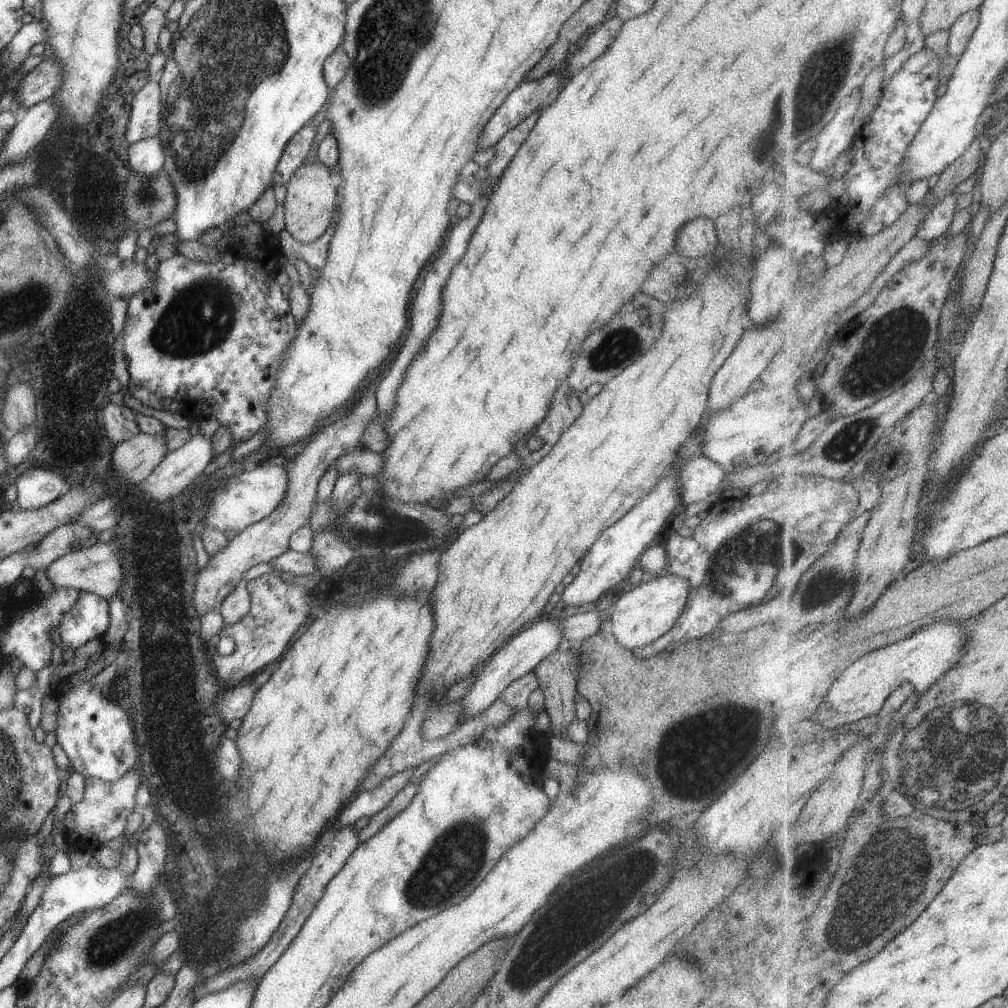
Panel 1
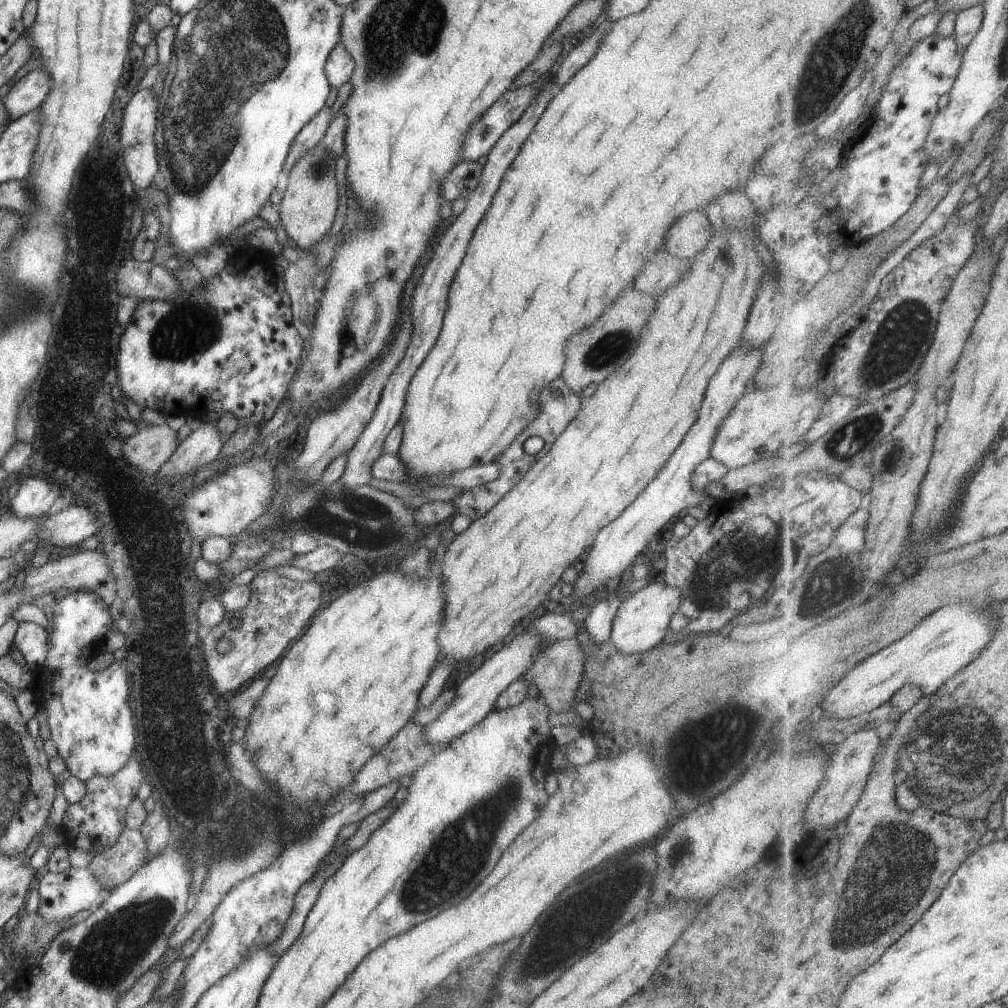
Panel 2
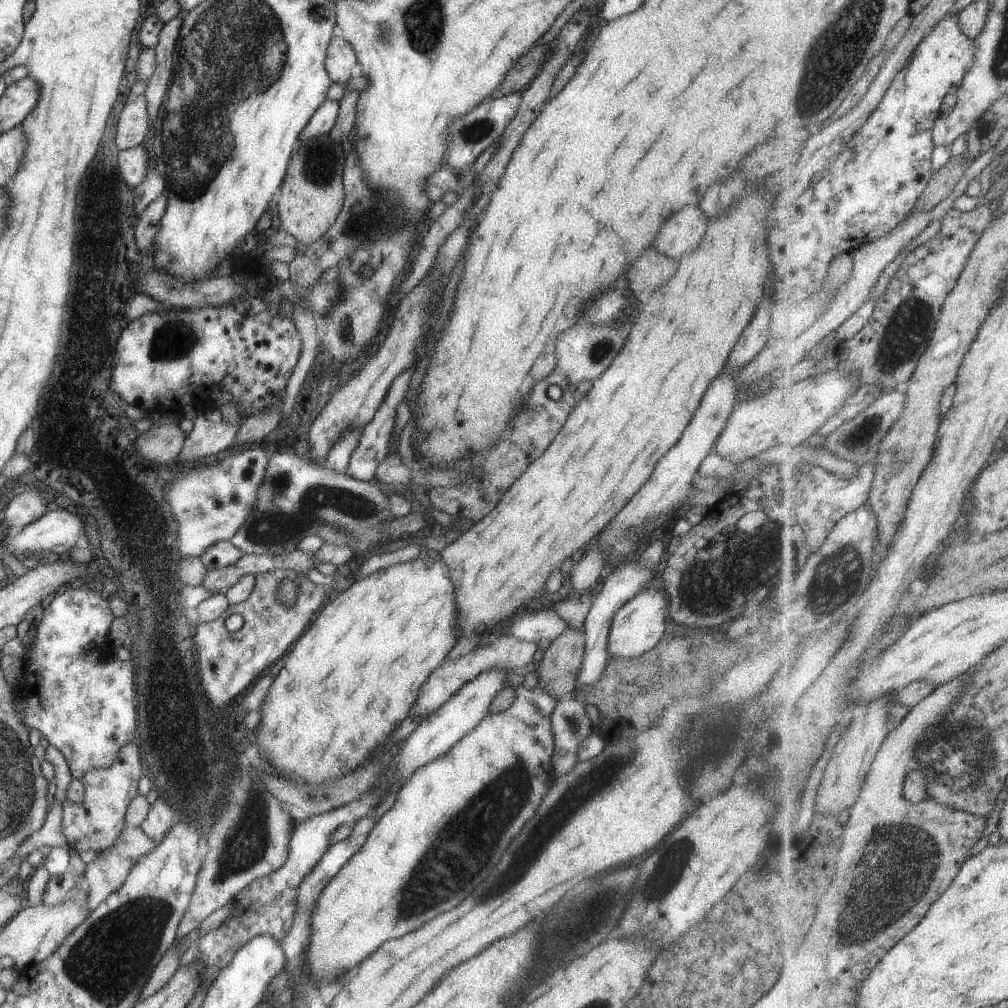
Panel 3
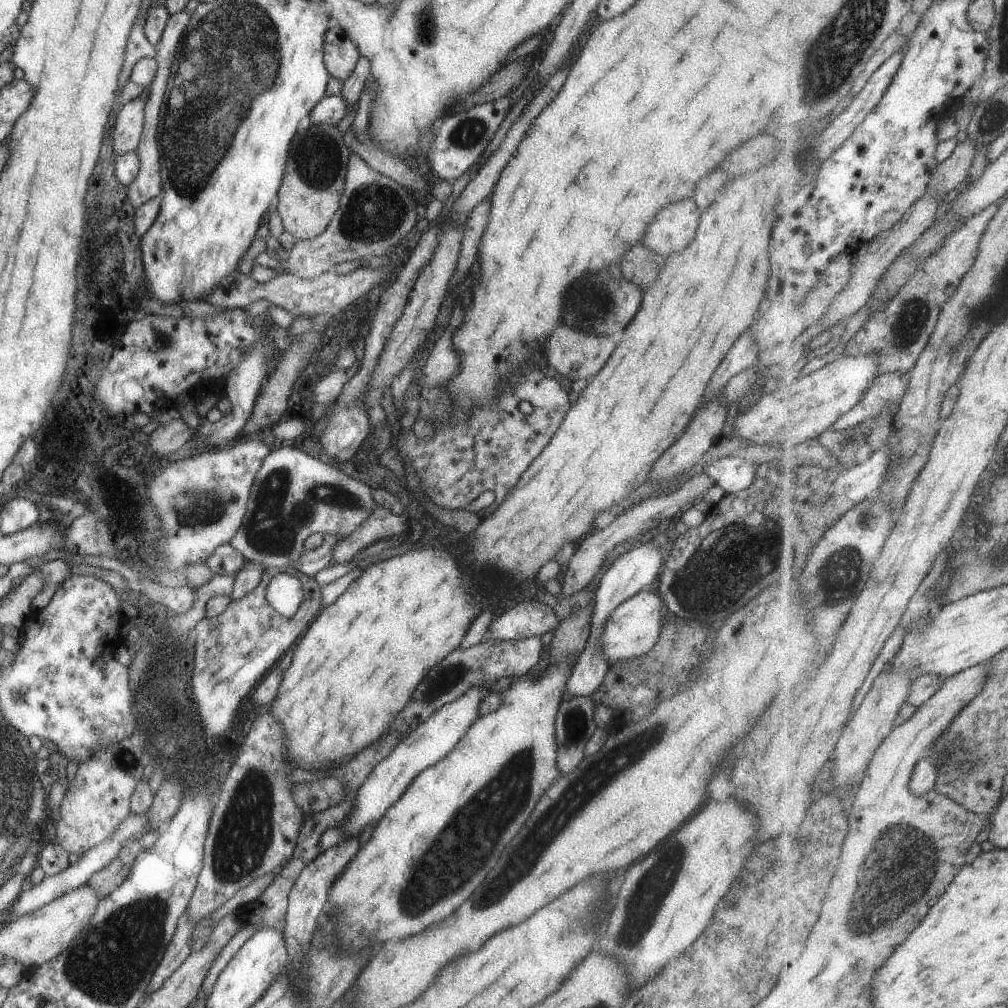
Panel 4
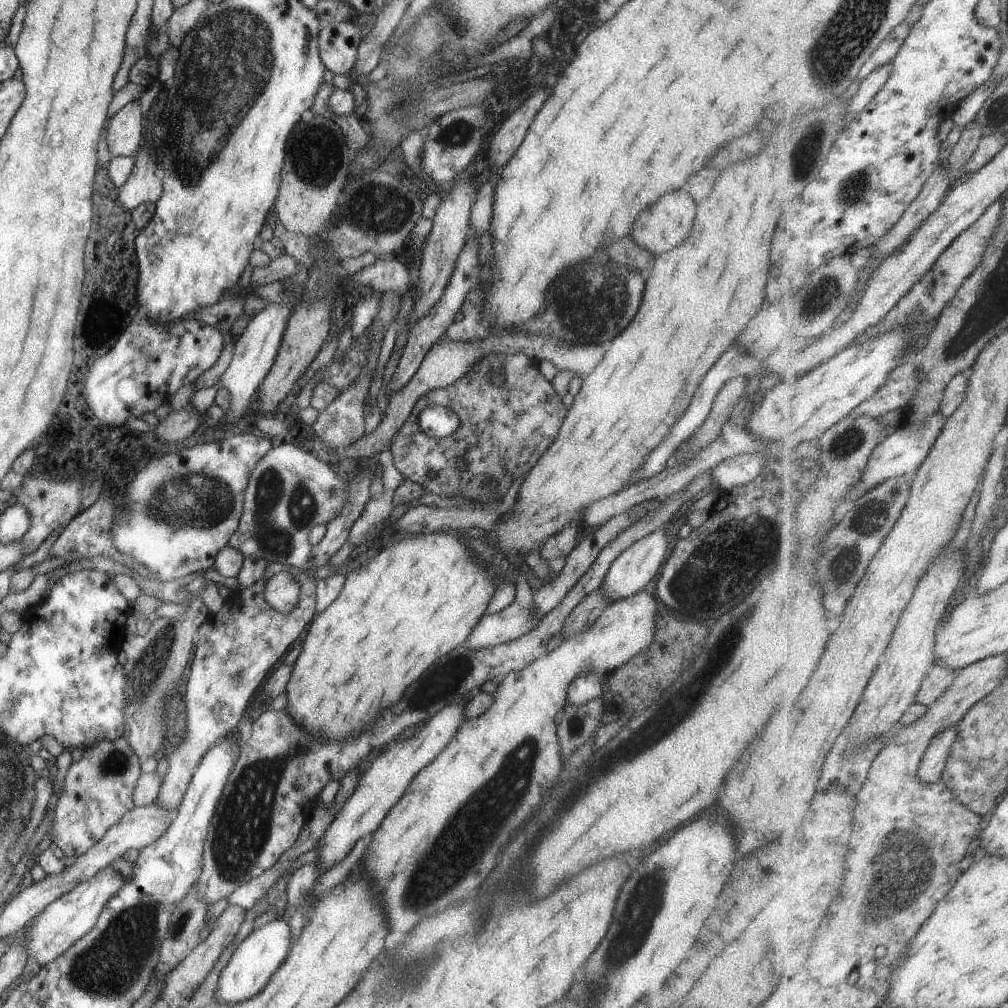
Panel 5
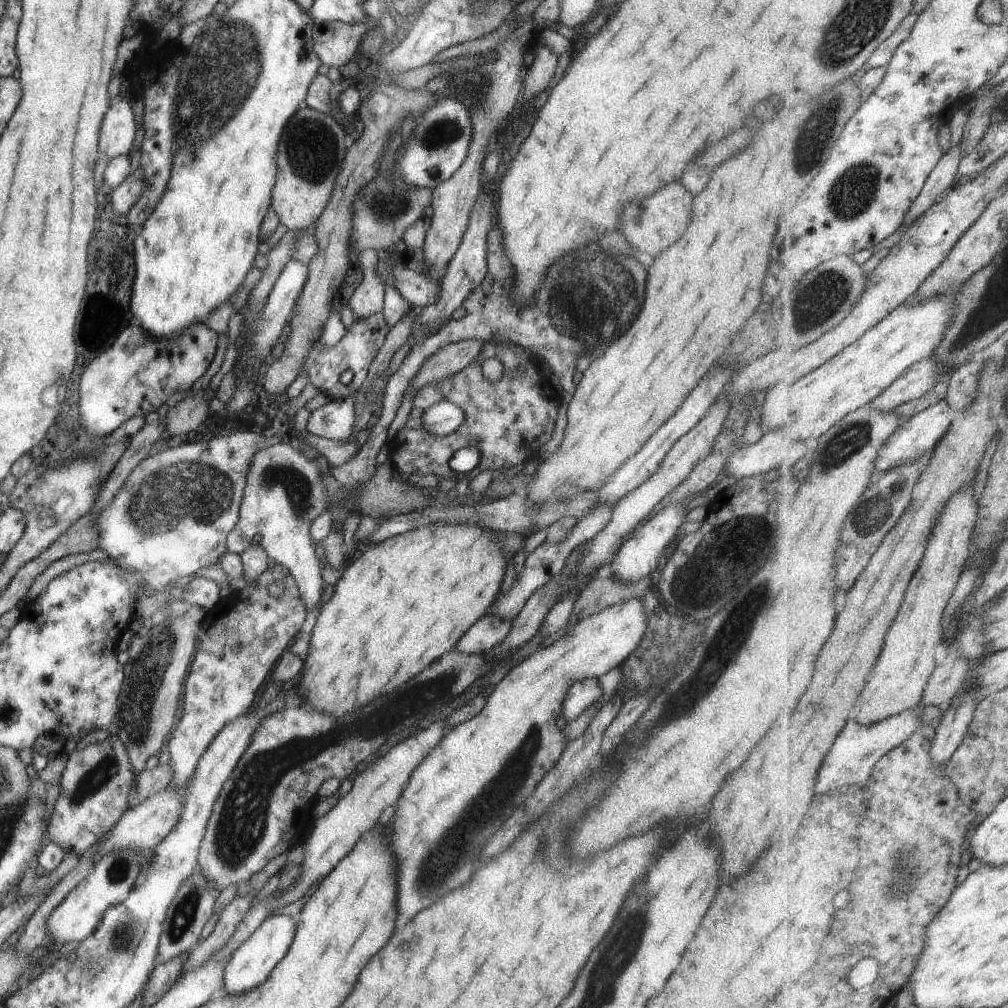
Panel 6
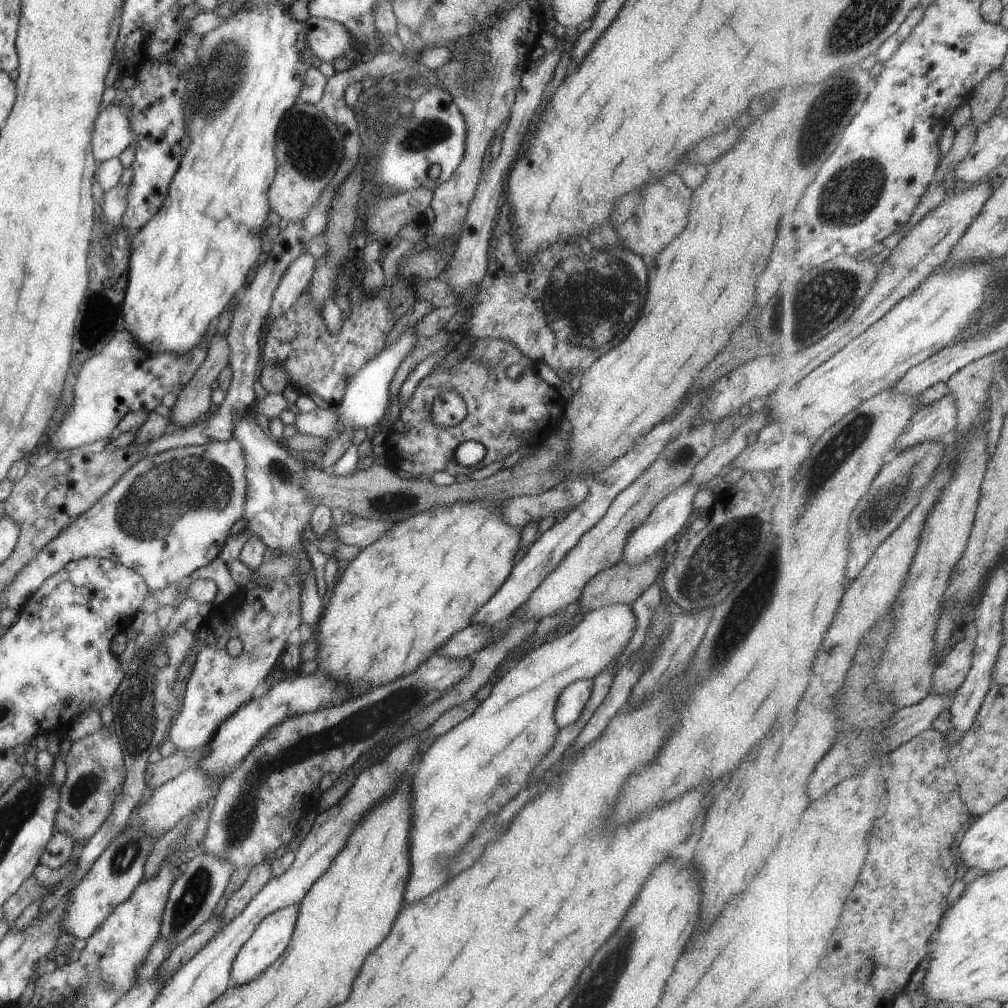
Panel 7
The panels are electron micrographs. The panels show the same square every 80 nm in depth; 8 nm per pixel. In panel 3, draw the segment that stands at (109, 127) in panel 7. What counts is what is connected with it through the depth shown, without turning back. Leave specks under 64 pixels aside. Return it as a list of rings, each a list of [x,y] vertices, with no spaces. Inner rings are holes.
[[[129,94],[119,112],[117,130],[115,130],[115,146],[124,151],[142,143],[150,129],[146,111],[146,100],[143,95]]]

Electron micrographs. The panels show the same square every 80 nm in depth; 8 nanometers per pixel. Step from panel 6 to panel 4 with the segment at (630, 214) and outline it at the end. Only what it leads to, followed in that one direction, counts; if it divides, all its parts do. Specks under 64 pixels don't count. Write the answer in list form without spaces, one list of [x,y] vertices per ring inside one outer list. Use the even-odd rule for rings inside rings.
[[[691,200],[667,204],[657,212],[653,224],[649,224],[643,236],[643,244],[663,256],[681,252],[681,248],[693,240],[697,220],[699,210]]]

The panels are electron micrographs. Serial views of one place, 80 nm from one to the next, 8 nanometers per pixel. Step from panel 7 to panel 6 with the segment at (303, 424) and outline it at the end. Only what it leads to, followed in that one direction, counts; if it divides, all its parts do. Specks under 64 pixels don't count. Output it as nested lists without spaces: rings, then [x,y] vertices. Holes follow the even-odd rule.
[[[347,395],[313,409],[309,414],[305,431],[316,437],[337,442],[345,441],[351,434],[355,420],[353,403],[352,395]]]

